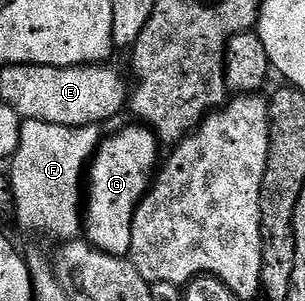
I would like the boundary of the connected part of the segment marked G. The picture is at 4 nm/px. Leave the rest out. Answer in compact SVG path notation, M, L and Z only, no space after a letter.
M132 123L112 136L109 134L101 142L90 165L84 201L87 242L109 255L125 258L129 254L135 211L153 184L160 149L160 140L153 128L140 123Z

